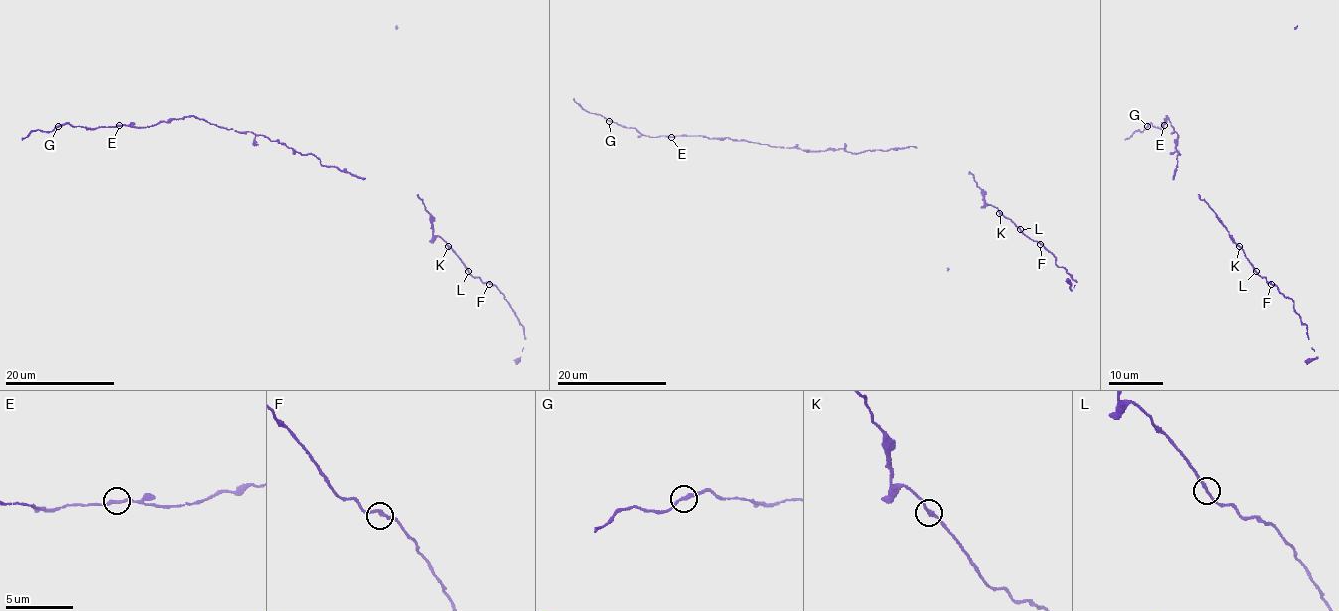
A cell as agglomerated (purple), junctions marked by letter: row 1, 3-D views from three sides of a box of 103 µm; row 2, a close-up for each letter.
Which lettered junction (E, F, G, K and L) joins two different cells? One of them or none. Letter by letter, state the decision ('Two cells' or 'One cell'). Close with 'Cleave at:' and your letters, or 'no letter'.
E: One cell
F: One cell
G: One cell
K: One cell
L: One cell
Cleave at: no letter

